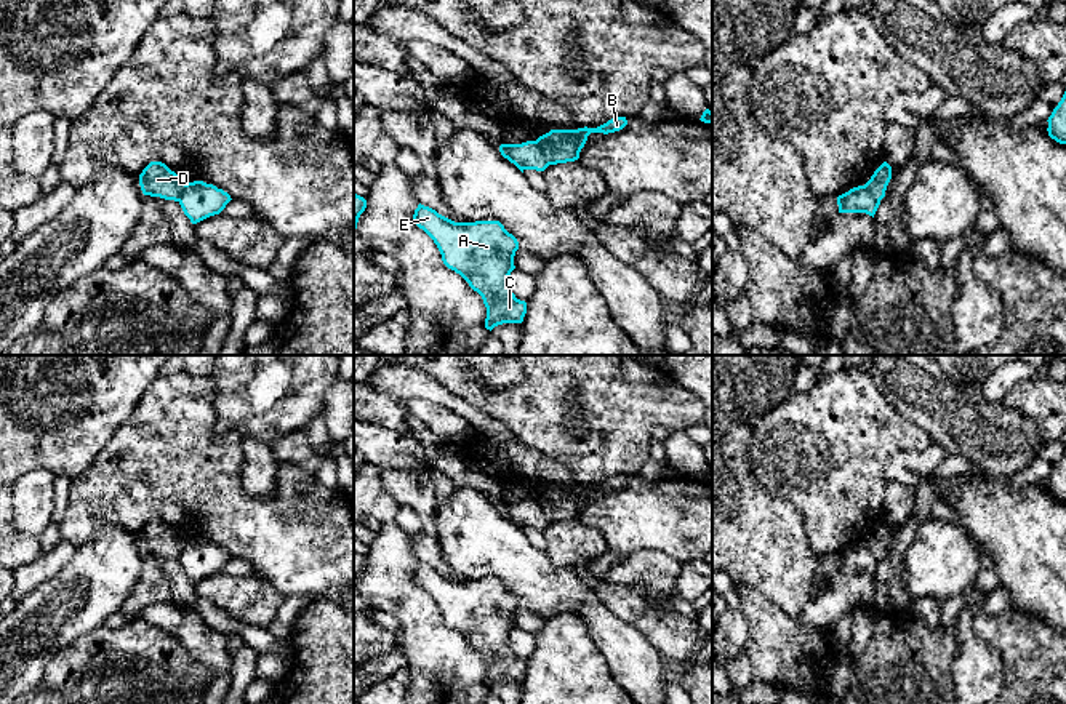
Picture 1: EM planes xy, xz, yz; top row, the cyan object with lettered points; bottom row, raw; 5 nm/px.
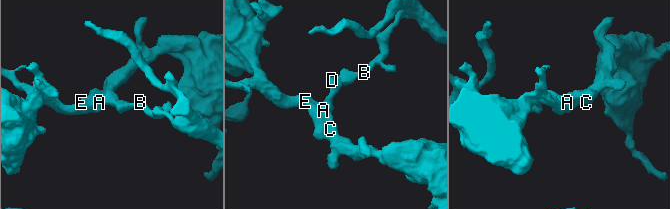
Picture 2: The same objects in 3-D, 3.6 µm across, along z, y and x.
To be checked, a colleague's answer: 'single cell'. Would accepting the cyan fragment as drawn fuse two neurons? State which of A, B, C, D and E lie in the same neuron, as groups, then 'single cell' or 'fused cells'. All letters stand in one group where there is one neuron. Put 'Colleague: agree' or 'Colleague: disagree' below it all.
A C D E / B | fused cells
Colleague: disagree

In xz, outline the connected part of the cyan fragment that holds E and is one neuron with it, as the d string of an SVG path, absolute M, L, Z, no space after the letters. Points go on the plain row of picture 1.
M421 562L413 579L434 598L443 622L482 654L487 688L523 680L527 661L509 643L519 600L499 579L455 581Z

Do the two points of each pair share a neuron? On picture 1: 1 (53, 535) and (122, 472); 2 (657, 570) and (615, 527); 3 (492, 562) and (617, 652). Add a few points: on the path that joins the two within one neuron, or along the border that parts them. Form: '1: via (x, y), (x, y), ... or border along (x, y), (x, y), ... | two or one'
1: border along (56, 527), (63, 538) | two
2: border along (629, 554), (639, 549), (661, 549), (674, 559) | two
3: via (528, 575), (545, 589), (585, 597), (596, 615) | one

